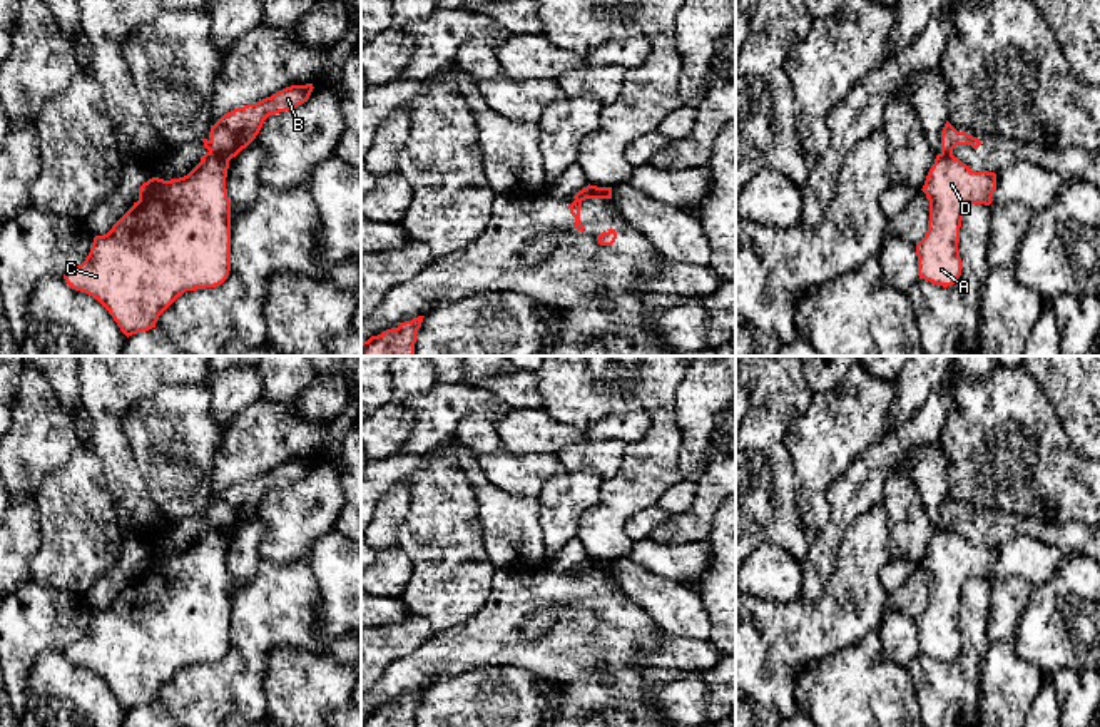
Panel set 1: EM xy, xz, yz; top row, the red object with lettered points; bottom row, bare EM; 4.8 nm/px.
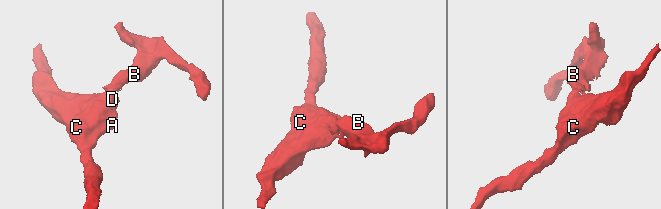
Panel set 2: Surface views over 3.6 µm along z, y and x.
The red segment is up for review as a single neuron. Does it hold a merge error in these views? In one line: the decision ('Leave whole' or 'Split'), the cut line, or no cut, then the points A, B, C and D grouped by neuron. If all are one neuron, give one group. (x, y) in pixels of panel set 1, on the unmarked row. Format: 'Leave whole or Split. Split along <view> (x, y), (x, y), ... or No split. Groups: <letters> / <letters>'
Split. Split along xy (209, 525), (228, 537). Groups: A C D / B

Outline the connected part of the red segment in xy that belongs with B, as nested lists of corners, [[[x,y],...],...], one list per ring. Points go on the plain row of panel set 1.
[[[313,458],[291,460],[256,478],[247,478],[224,488],[211,501],[211,513],[202,513],[204,521],[229,536],[256,513],[269,490],[308,476],[313,463]]]

